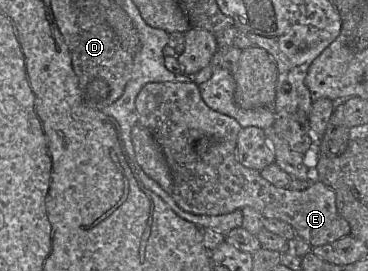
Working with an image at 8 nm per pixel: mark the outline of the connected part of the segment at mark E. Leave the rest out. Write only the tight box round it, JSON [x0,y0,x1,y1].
[135,82,351,247]

